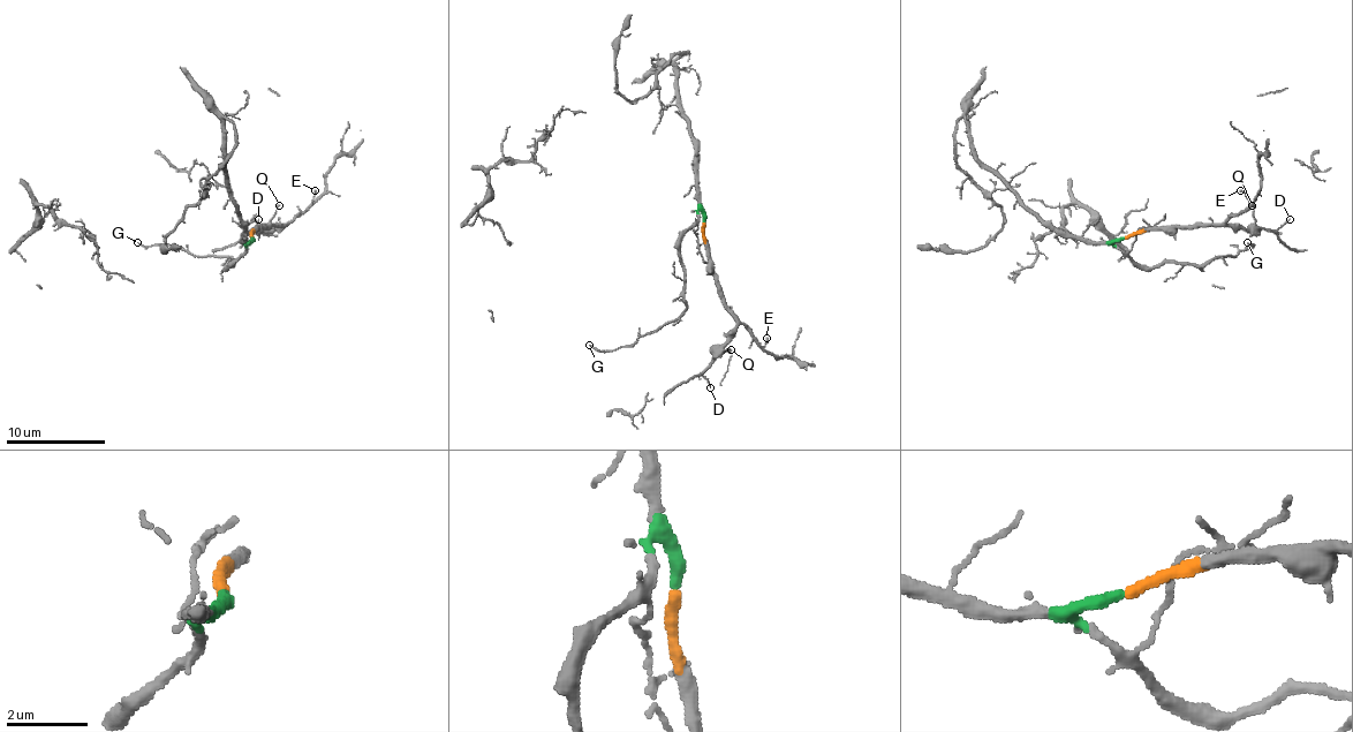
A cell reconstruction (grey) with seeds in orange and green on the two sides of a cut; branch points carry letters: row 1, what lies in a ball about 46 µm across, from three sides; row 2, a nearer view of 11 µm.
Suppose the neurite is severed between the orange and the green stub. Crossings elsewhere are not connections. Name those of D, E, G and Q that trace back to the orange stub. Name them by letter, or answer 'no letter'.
D, E, Q

